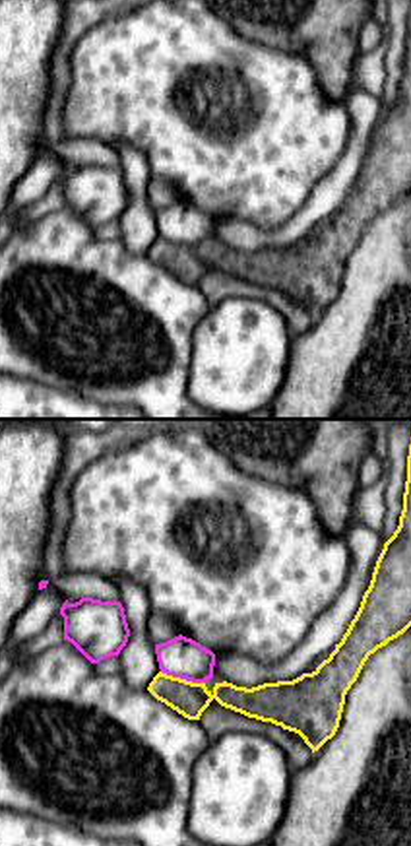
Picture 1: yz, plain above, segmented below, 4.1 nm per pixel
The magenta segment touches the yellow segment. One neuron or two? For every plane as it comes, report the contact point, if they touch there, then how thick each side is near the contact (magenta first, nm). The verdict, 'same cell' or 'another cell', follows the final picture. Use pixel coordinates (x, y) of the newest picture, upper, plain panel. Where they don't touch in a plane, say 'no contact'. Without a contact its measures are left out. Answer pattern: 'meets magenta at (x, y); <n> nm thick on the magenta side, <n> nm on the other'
meets magenta at (183, 243); 170 nm thick on the magenta side, 140 nm on the other

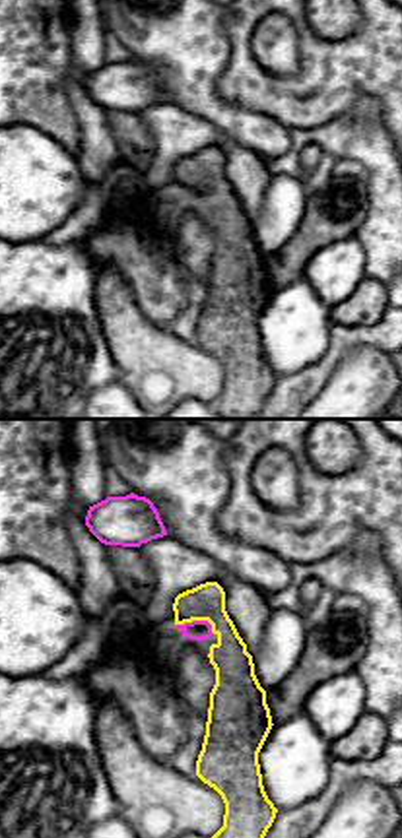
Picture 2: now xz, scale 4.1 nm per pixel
meets magenta at (199, 187); 80 nm thick on the magenta side, 160 nm on the other

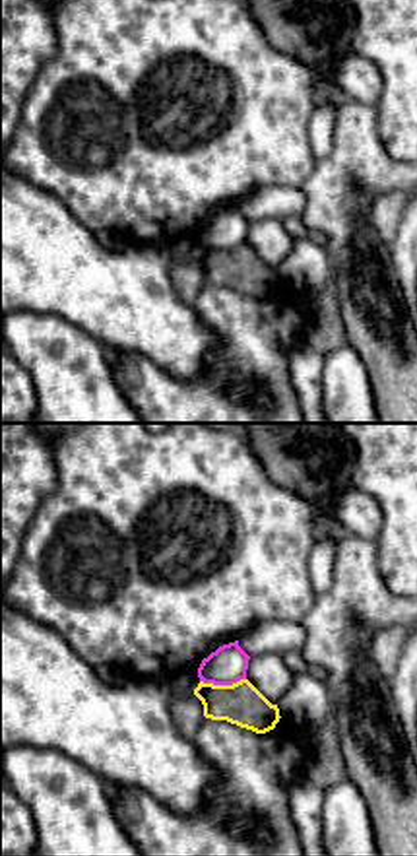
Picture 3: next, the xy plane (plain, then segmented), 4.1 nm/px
meets magenta at (222, 249); 160 nm thick on the magenta side, 180 nm on the other

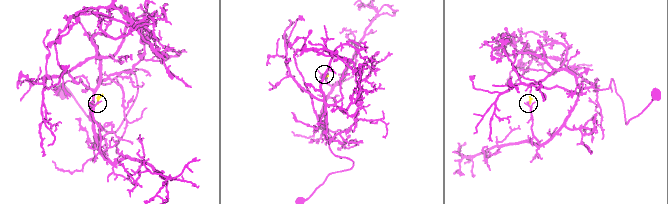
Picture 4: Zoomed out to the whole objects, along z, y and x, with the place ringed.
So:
another cell

